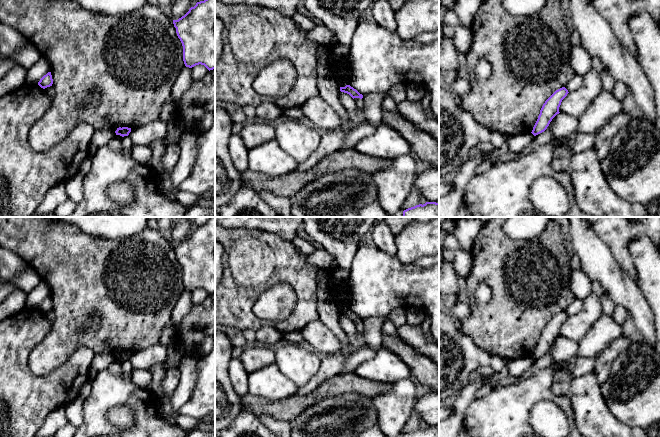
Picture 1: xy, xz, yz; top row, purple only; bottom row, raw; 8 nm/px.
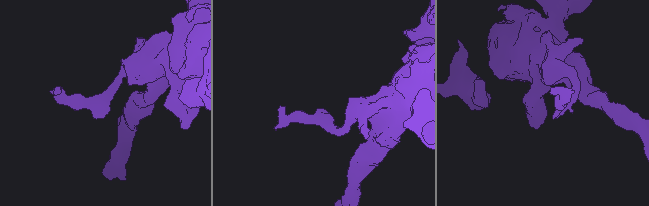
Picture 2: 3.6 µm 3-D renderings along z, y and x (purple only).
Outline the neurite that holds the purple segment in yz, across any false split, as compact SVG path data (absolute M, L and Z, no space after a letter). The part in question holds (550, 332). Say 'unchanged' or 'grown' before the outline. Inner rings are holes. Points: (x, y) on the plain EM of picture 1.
unchanged; M562 311L556 314L543 328L538 343L533 351L534 360L544 356L549 350L552 343L559 338L559 331L562 324L567 320L568 314Z

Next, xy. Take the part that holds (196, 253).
unchanged; M215 217L197 226L173 248L183 270L185 290L201 288L209 295L215 293Z

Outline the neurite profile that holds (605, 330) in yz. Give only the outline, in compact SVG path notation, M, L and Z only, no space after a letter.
M603 313L588 330L585 337L579 341L578 356L595 359L601 351L621 335L623 335L622 325Z

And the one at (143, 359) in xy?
M161 343L131 353L129 361L134 369L149 370L155 364L164 364L168 356L168 347Z

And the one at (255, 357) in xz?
M256 344L248 346L239 359L245 370L248 373L252 373L275 363L275 352L264 345Z

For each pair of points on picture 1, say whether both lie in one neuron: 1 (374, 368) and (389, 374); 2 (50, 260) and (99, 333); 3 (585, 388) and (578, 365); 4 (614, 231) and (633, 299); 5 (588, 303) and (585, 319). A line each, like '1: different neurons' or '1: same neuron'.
1: same neuron
2: same neuron
3: different neurons
4: different neurons
5: same neuron

